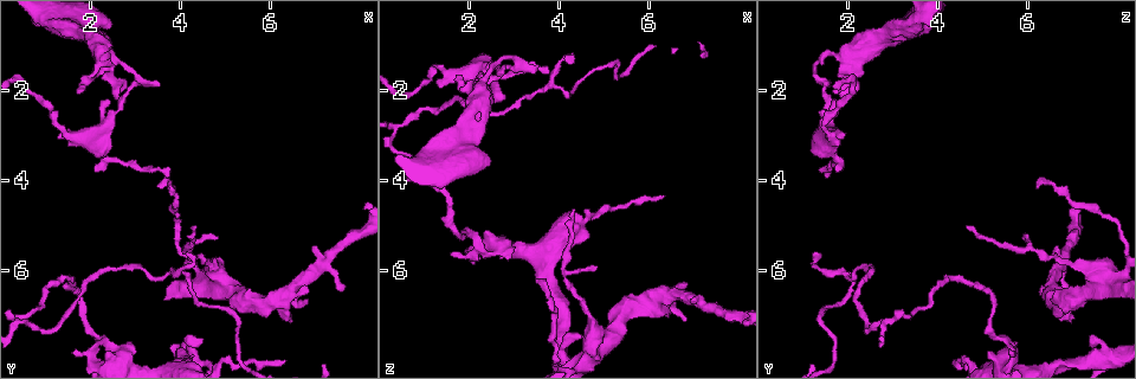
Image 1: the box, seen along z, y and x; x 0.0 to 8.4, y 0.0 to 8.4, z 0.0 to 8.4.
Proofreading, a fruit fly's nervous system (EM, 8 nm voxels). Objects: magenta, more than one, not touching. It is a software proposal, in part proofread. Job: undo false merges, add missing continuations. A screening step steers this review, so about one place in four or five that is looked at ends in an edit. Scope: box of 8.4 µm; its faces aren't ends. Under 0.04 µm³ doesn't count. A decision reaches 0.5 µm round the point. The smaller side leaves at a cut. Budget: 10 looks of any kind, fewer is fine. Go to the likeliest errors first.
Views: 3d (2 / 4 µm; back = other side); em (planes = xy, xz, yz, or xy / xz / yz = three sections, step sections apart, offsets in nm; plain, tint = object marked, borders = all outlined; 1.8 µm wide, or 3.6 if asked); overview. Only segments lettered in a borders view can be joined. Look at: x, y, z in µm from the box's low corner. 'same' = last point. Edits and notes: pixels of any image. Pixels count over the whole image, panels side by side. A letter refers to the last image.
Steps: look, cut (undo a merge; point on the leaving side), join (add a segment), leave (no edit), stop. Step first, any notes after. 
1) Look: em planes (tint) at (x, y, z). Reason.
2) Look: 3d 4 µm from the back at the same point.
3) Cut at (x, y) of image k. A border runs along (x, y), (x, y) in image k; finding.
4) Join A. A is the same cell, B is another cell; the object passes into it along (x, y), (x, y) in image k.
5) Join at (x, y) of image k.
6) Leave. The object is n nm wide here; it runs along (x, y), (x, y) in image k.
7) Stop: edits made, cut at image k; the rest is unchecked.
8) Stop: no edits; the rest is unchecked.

Look: 3d 2 µm at (2.25, 1.20, 2.20). Branch point.

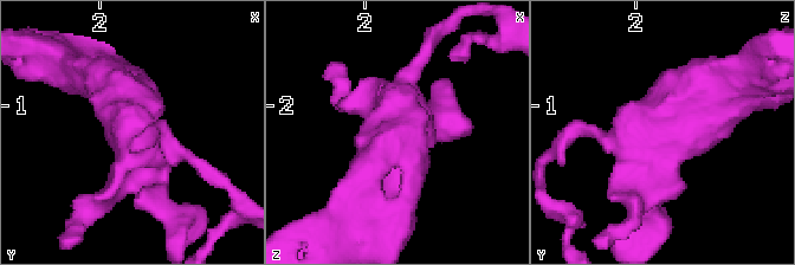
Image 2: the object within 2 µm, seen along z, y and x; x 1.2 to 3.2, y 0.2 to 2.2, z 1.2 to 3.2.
Look: em xy step 8 (tint) at (2.22, 1.16, 2.24).

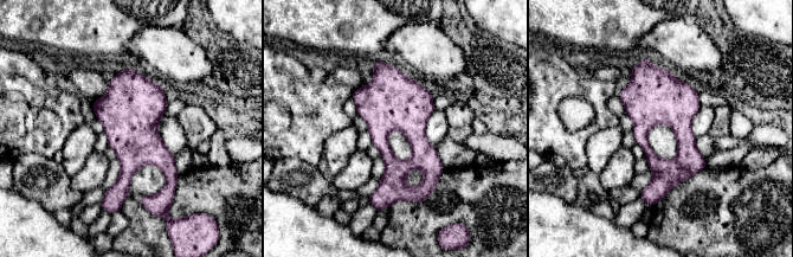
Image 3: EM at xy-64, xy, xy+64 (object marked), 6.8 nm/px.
Look: em yz step 16 (borders) at the same point. Cut it another way.

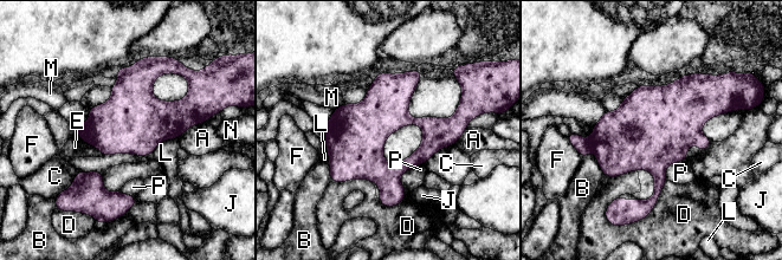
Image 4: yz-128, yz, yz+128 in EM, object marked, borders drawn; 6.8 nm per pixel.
Cut at (583, 145) of image 4. A, B, C, D, E, F, J, L, M, N and P are other cells; two neurons meet here.

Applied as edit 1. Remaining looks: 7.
Look: 3d 4 µm at (2.85, 7.55, 5.75). An open end.

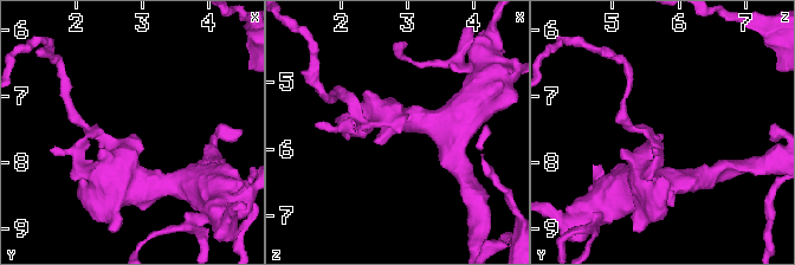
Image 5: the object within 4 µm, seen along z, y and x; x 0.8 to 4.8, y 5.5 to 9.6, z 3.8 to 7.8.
Look: em planes (borders) at (2.85, 7.60, 5.75). Shape alone is not enough.

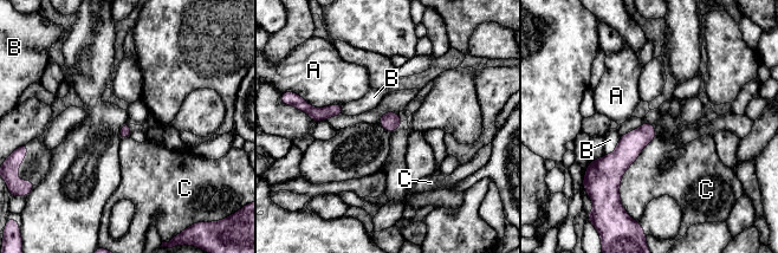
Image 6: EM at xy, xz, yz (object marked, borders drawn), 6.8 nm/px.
Leave. The longest contact is with C, 550 nm; A, B and C are other cells; none of them fits.

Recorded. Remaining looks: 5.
Look: 3d 4 µm from the back at (4.20, 5.65, 1.30). Tapers out.

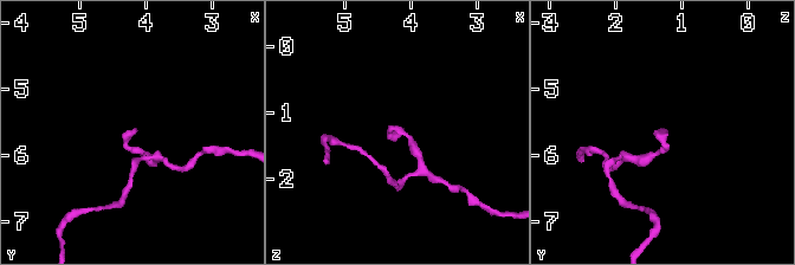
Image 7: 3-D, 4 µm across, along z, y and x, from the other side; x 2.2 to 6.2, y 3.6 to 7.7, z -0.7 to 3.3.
Look: em planes (borders) at (4.15, 5.60, 1.30). Need the tissue.

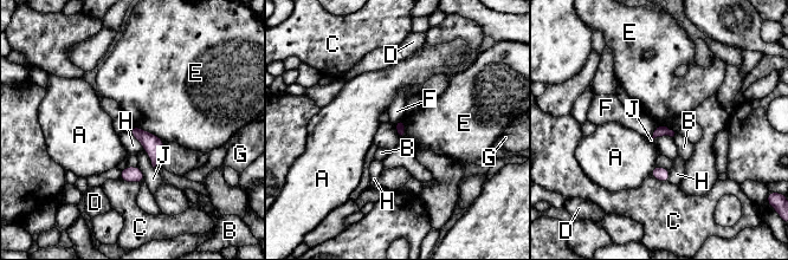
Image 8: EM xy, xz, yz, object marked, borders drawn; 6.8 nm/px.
Leave. A, B, C, D, E, F, G, H and J are other cells; a border runs along (133, 124), (165, 141) in image 8; no lettered segment goes on from it.

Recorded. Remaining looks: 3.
Look: 3d 2 µm at (3.55, 4.20, 6.20). Tapers out.

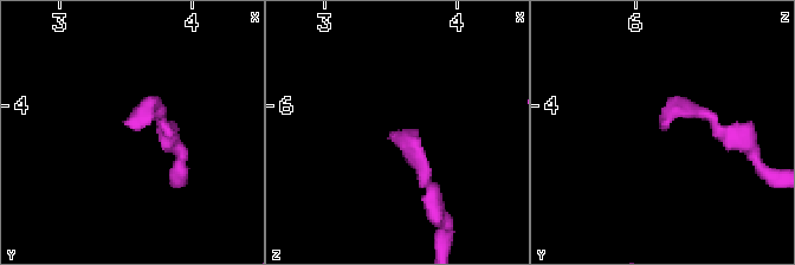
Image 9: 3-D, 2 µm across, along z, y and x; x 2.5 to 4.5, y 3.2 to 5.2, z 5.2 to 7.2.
Look: em 3.6 µm planes (borders) at (3.54, 4.14, 6.20). Shape alone is not enough.

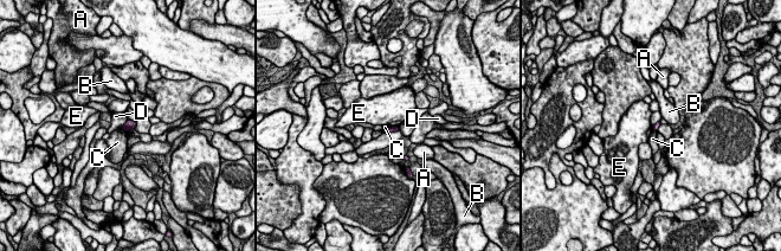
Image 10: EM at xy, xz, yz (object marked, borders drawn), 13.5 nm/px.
Leave. The object is 70 nm wide here; A, B, C, D and E are other cells; a border runs along (120, 128), (126, 133) in image 10; no lettered segment goes on from it.

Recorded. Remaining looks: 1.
Stop: edits made, cut at image 4; the rest is unchecked.

